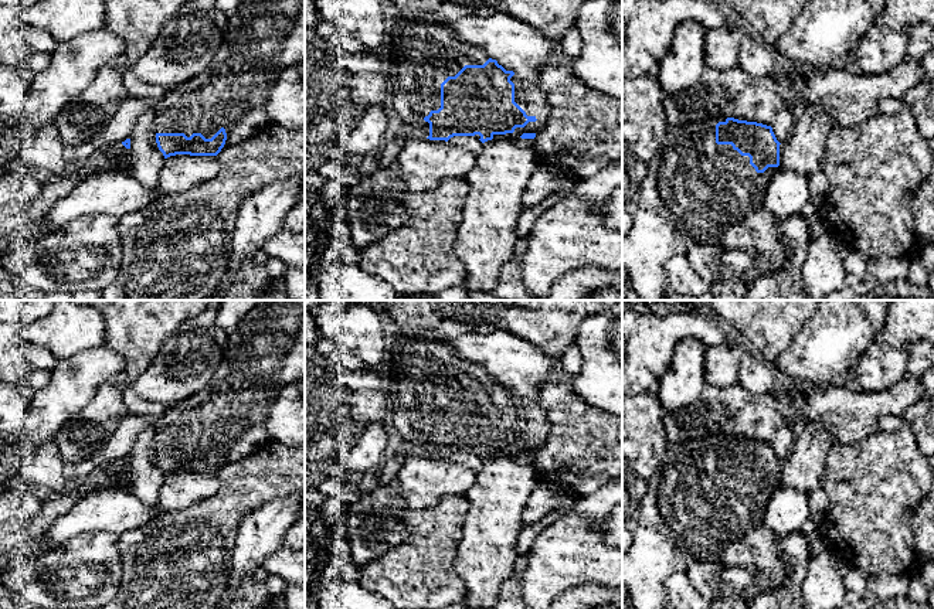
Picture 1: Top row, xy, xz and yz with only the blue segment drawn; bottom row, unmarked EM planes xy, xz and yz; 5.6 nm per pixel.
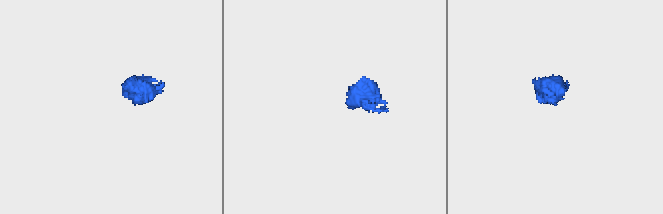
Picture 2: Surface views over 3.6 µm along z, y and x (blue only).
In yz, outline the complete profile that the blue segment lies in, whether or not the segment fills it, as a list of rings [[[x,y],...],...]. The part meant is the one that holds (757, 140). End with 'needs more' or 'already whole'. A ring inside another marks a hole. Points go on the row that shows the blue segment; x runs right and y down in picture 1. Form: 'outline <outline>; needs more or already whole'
outline [[[734,118],[668,127],[649,161],[632,227],[622,238],[622,273],[641,300],[663,300],[669,295],[665,262],[670,256],[721,238],[745,215],[764,208],[764,191],[781,170],[780,144],[771,126]]]; needs more

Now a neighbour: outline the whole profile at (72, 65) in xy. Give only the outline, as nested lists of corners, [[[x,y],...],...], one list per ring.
[[[0,0],[0,65],[17,65],[35,54],[48,54],[48,67],[31,76],[23,115],[0,125],[0,173],[10,171],[16,161],[27,163],[35,133],[54,122],[62,108],[75,99],[113,58],[125,54],[125,41],[106,27],[88,31],[69,41],[57,42],[47,31],[28,24],[23,13],[41,0]]]

